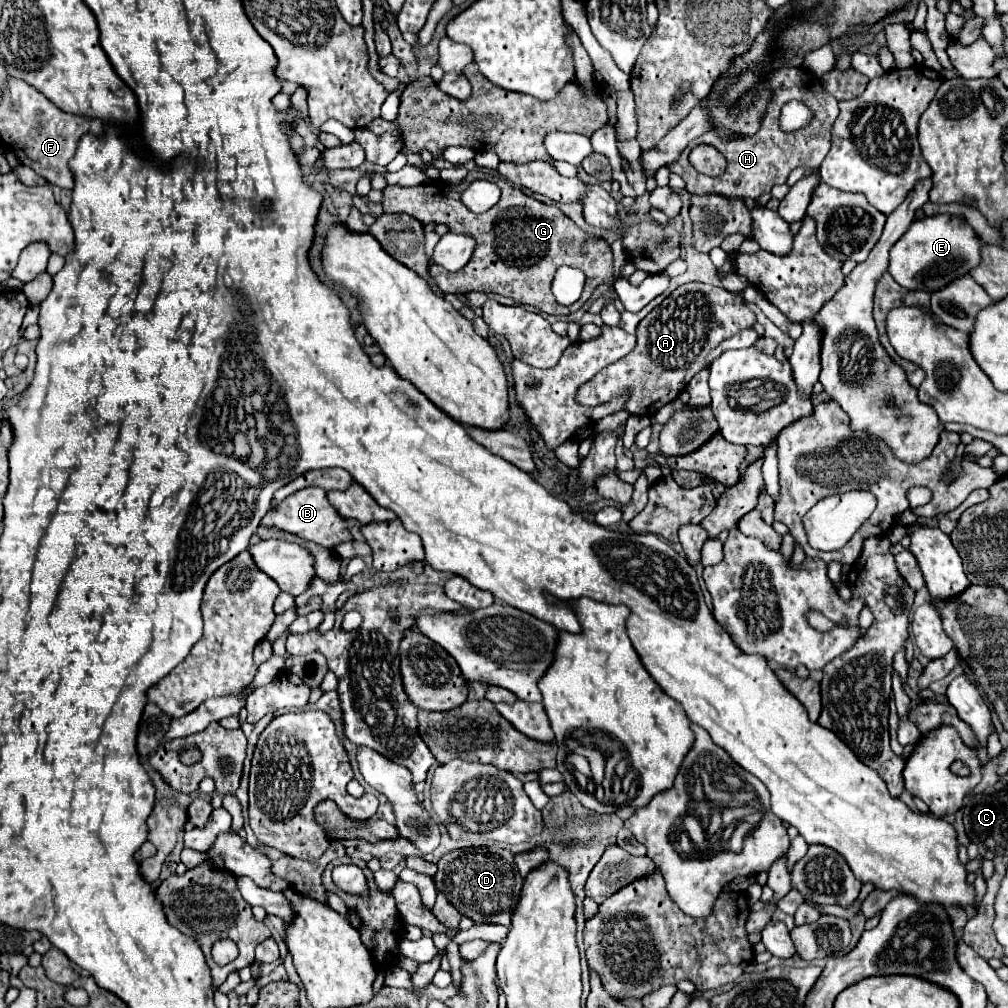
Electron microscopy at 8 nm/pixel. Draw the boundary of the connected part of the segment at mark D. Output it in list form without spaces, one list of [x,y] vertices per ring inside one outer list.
[[[497,845],[455,849],[443,855],[437,867],[437,891],[445,893],[449,903],[459,913],[471,917],[475,923],[499,923],[505,927],[511,925],[511,915],[519,903],[521,893],[521,877],[511,851],[505,851]]]

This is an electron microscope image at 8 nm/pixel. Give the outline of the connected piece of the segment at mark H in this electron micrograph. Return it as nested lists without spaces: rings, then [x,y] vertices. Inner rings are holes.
[[[781,67],[777,71],[771,73],[769,77],[769,87],[773,87],[773,101],[767,107],[765,119],[761,123],[761,129],[757,131],[757,135],[753,137],[735,137],[731,141],[721,141],[715,133],[709,135],[701,135],[699,139],[695,139],[693,143],[689,143],[689,147],[681,153],[681,157],[669,165],[669,169],[677,175],[681,175],[687,183],[687,191],[691,195],[725,195],[727,199],[757,199],[763,193],[769,193],[773,185],[785,183],[789,173],[795,167],[807,165],[807,167],[819,167],[821,161],[825,159],[829,147],[831,147],[831,127],[837,119],[839,107],[837,107],[837,99],[833,95],[829,95],[821,81],[817,81],[809,71],[805,71],[803,67]],[[785,101],[803,101],[807,107],[811,107],[815,111],[815,117],[811,121],[809,127],[795,131],[795,133],[783,133],[777,125],[779,121],[779,113],[781,107],[785,105]],[[707,143],[713,145],[725,159],[727,159],[727,169],[723,175],[719,177],[707,177],[697,173],[691,163],[689,163],[689,153],[693,147]]]

